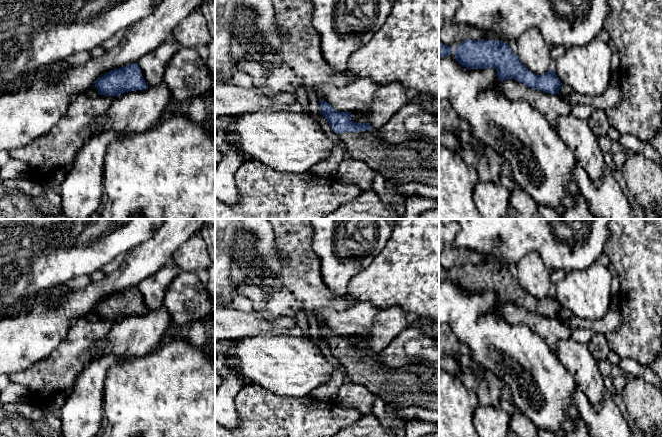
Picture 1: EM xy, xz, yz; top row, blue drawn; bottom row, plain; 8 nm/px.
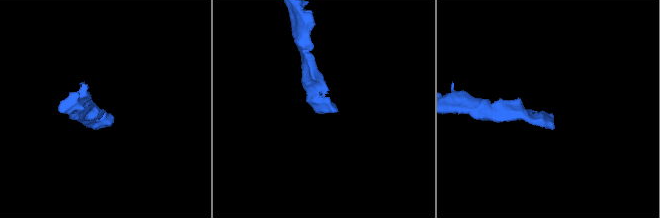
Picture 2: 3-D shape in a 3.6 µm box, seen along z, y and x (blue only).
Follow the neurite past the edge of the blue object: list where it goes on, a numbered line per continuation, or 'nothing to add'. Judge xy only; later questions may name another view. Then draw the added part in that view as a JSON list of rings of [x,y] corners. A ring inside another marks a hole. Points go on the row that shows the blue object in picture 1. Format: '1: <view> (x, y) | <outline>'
nothing to add

